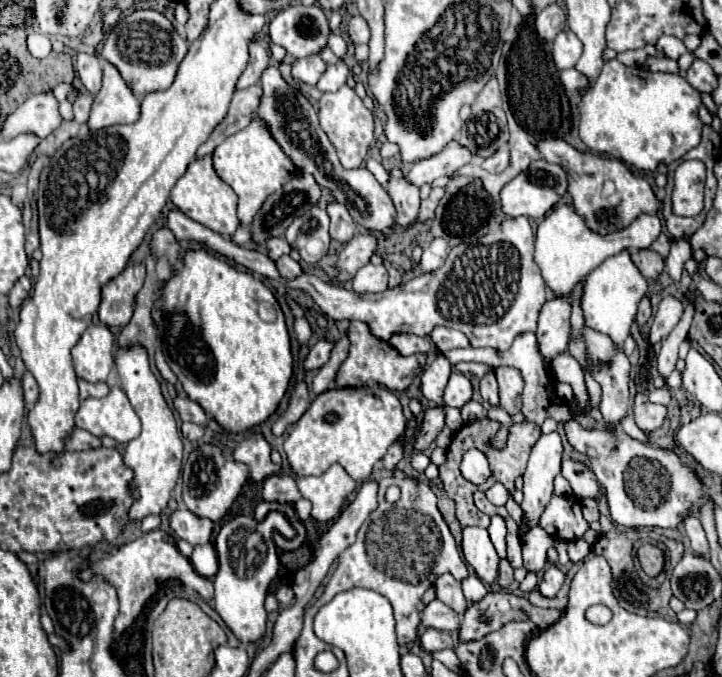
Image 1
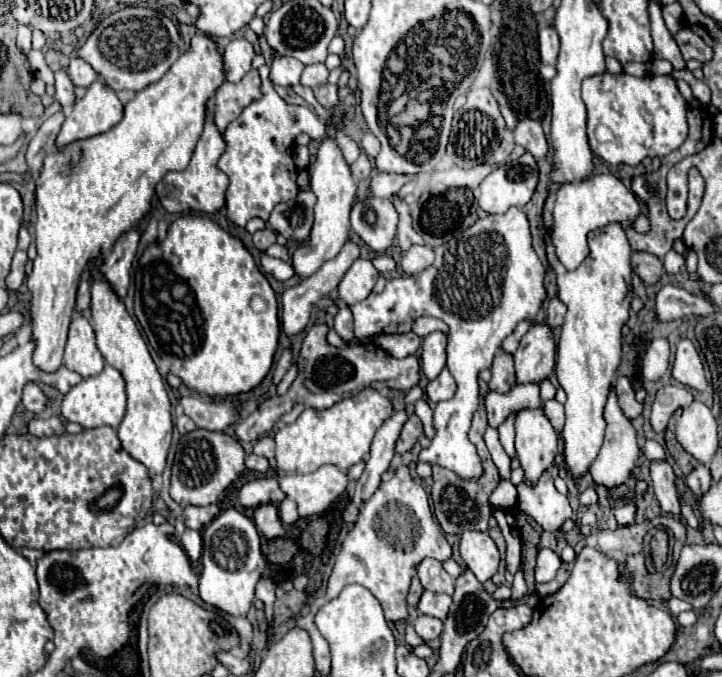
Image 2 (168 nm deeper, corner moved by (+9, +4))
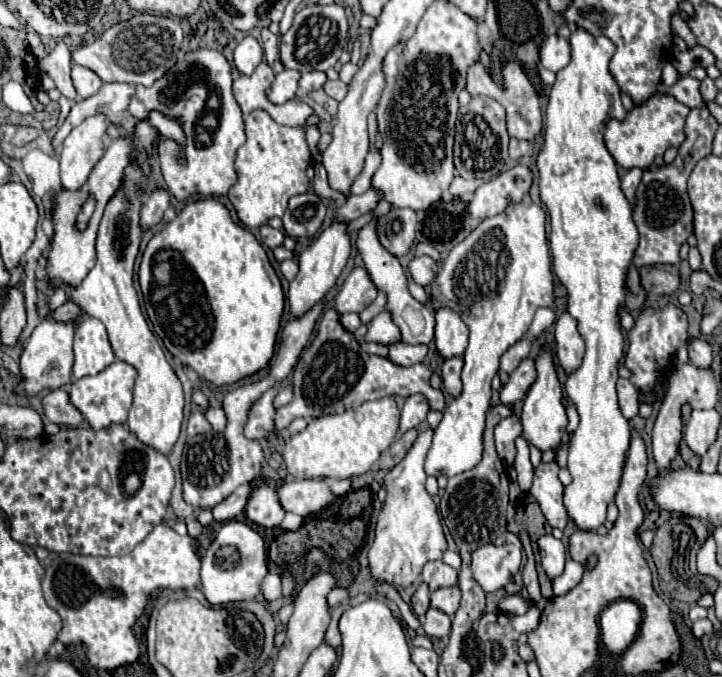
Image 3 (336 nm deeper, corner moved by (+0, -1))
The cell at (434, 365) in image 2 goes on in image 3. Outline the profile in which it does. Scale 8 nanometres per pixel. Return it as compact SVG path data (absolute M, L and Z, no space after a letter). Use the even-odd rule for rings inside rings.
M440 308L436 312L436 348L442 358L464 354L468 346L468 326L458 312Z

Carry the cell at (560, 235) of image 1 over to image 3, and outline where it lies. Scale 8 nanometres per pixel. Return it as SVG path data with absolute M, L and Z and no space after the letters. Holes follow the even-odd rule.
M564 312L556 320L554 338L556 338L556 348L558 348L556 354L558 354L558 360L560 360L560 366L566 374L572 374L582 362L584 342L582 342L582 336L578 334L574 318L570 318L568 312Z

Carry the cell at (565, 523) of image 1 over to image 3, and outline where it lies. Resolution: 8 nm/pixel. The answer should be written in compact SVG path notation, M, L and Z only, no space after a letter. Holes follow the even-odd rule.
M554 460L540 464L534 470L534 484L530 488L530 494L540 504L540 510L550 526L556 526L560 530L568 524L568 514L562 506L562 490L564 486L558 480L558 464Z

